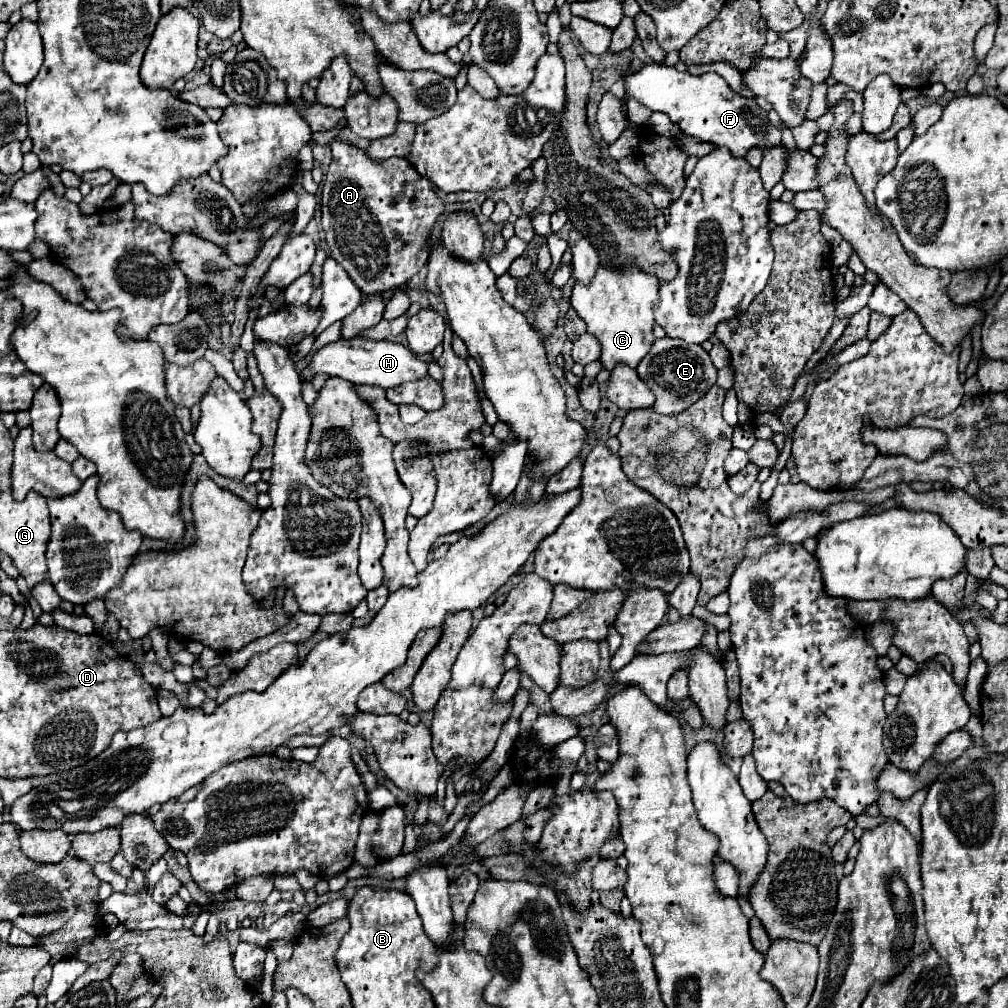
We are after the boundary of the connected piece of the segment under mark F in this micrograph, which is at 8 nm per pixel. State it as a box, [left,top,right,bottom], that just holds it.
[623,63,781,159]

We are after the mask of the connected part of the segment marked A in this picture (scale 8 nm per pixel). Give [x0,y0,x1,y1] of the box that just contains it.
[321,141,445,295]

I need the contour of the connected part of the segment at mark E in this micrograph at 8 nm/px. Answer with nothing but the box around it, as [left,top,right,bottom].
[637,339,717,415]

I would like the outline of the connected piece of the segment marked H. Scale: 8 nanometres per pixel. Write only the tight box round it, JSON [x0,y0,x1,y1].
[309,339,427,389]

